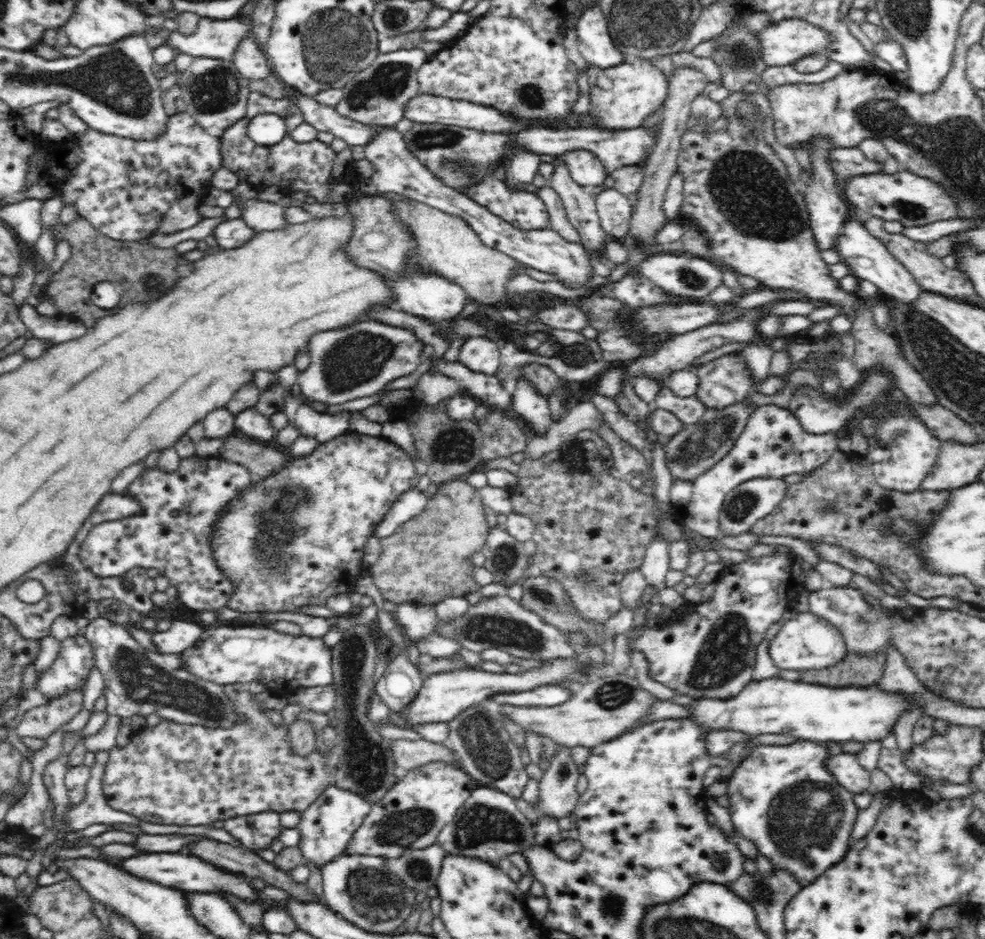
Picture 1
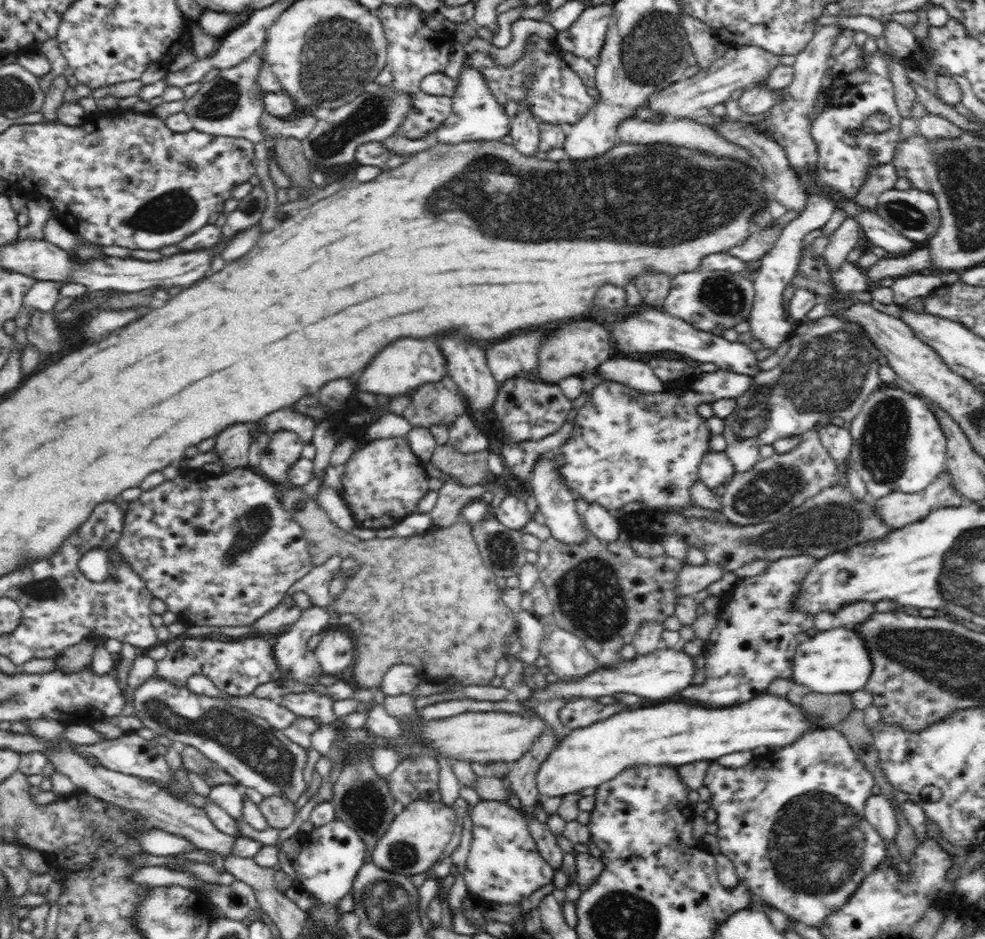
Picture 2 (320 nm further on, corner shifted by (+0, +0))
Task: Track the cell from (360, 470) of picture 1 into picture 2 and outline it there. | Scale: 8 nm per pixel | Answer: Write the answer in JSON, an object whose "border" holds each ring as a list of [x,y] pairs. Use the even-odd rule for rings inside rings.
{"border":[[[407,436],[370,440],[354,451],[341,469],[344,479],[340,496],[362,529],[392,528],[400,518],[415,513],[420,500],[430,491],[427,471],[410,449]]]}

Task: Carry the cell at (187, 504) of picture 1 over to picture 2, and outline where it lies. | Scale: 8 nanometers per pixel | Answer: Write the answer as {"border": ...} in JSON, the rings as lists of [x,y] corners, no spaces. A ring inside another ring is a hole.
{"border":[[[247,467],[234,469],[228,473],[222,472],[210,480],[202,478],[202,474],[196,476],[196,472],[188,474],[184,471],[176,479],[165,481],[153,490],[144,491],[138,500],[129,503],[120,541],[112,549],[94,548],[94,550],[88,550],[80,558],[78,566],[87,579],[102,582],[108,578],[111,562],[118,559],[120,559],[120,563],[128,563],[136,571],[154,599],[157,598],[166,603],[168,611],[178,615],[180,621],[194,626],[250,626],[268,612],[275,610],[288,595],[288,589],[292,584],[296,584],[298,579],[304,578],[304,575],[314,567],[303,529],[299,522],[292,517],[292,514],[283,508],[281,501],[277,498],[277,489],[274,488],[274,484],[266,480],[258,470],[255,471]]]}

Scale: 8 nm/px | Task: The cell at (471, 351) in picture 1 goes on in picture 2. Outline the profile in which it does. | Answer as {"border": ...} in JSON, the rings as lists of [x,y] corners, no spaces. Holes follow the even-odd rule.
{"border":[[[542,330],[520,334],[506,342],[496,342],[486,350],[487,365],[496,382],[510,380],[520,370],[535,370],[538,366],[540,336]]]}

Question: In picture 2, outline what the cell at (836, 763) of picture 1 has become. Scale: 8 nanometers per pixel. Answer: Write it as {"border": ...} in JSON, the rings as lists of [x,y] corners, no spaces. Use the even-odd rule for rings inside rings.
{"border":[[[872,795],[866,800],[864,814],[866,820],[881,836],[884,844],[895,840],[898,834],[898,821],[896,821],[896,812],[890,801],[881,795]]]}

